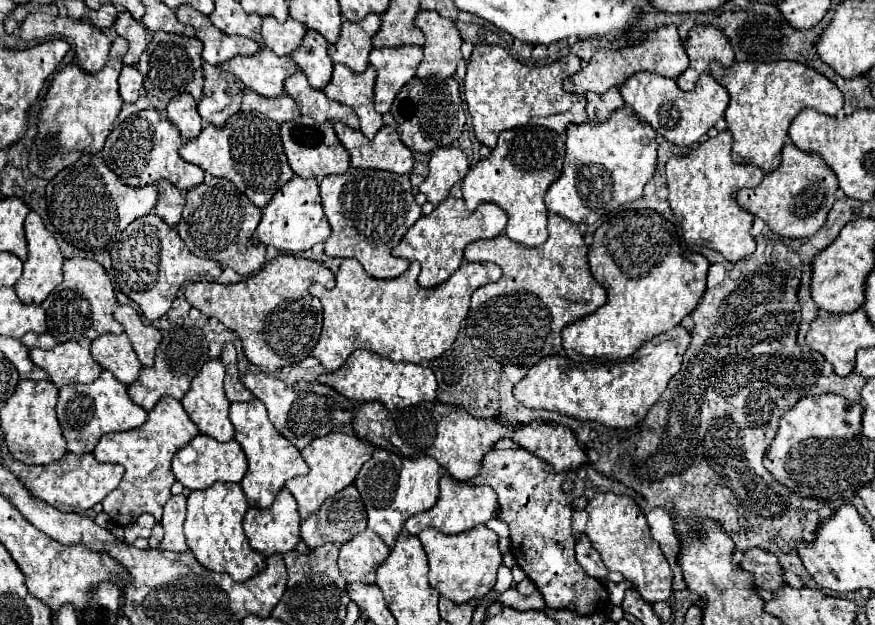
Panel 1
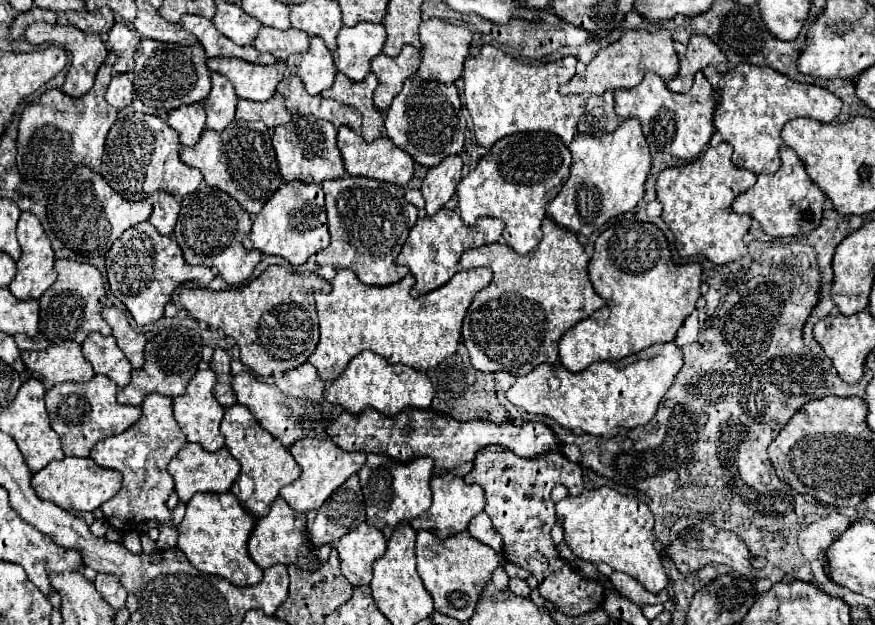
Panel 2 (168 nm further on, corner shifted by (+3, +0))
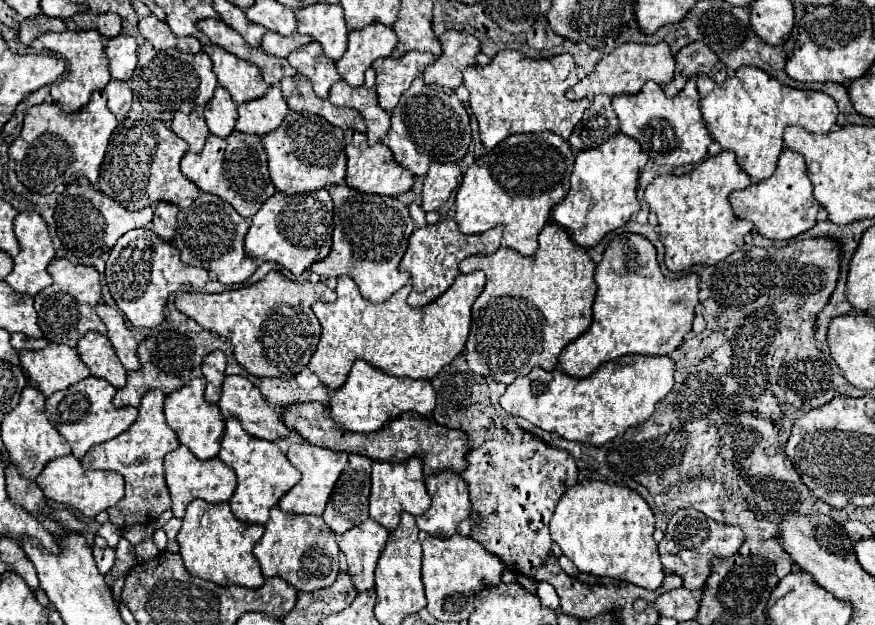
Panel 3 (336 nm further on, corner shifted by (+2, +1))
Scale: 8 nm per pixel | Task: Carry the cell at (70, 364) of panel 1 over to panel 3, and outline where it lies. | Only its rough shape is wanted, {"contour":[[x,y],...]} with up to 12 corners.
{"contour":[[65,344],[21,350],[29,384],[45,396],[89,376]]}

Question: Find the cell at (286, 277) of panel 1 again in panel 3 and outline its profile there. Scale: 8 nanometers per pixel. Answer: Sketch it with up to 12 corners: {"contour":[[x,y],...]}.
{"contour":[[269,272],[175,308],[225,336],[259,378],[291,378],[315,354],[323,282]]}

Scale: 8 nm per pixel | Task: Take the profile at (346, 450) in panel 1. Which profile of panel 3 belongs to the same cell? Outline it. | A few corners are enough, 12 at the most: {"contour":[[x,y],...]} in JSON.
{"contour":[[303,442],[287,458],[301,480],[279,500],[321,516],[349,454]]}

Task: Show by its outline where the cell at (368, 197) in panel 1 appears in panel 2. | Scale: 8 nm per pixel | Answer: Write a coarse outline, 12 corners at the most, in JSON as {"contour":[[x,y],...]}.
{"contour":[[350,175],[324,181],[332,241],[316,263],[368,287],[418,219],[404,189]]}

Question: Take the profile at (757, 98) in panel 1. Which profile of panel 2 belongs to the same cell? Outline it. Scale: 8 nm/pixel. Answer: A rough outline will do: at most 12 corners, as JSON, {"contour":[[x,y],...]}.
{"contour":[[744,63],[704,75],[732,163],[778,171],[780,131],[830,123],[842,101]]}

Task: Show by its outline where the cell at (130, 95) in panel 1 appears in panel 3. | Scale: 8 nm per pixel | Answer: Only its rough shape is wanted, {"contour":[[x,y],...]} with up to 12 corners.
{"contour":[[111,80],[105,86],[107,106],[117,120],[133,104],[129,84]]}

